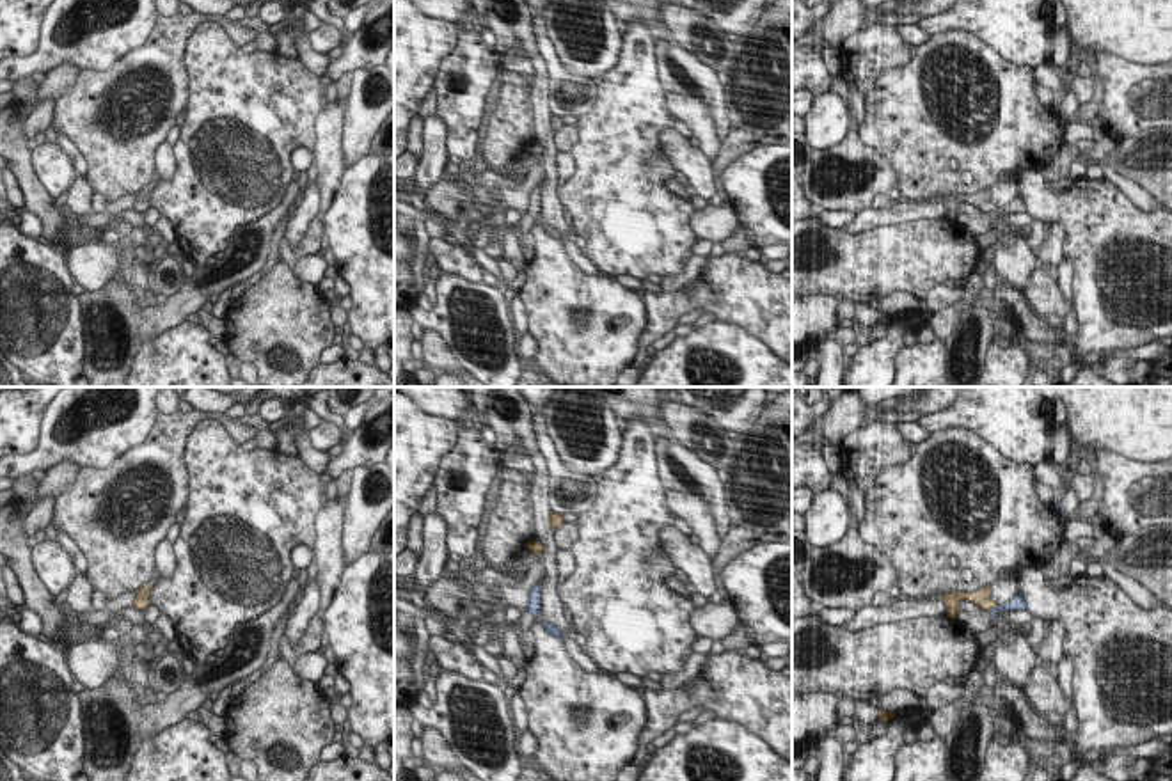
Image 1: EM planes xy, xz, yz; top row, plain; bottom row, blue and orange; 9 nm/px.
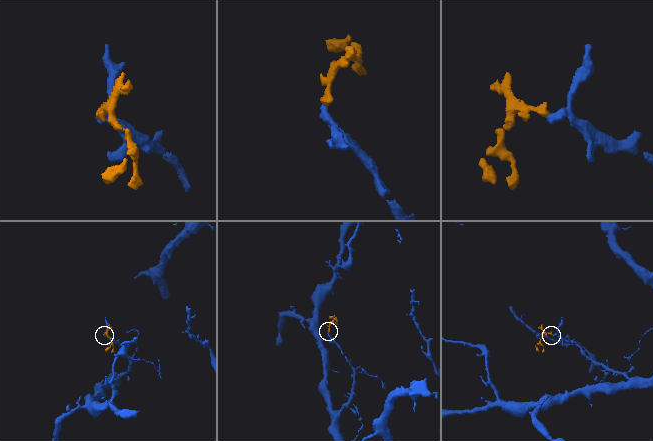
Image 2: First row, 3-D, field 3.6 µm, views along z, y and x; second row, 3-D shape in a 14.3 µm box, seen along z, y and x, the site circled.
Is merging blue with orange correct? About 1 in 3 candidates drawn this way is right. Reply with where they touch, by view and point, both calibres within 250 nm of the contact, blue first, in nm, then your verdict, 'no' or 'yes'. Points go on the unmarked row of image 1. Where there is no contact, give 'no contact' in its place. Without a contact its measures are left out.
contact yz (991, 212); calibres 130 and 160 nm; yes

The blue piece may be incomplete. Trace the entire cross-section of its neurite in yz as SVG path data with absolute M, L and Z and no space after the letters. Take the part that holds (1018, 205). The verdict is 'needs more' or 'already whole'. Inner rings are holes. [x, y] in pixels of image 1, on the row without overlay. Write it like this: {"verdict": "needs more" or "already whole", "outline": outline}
{"verdict": "needs more", "outline": "M991 188L982 190L980 193L975 193L975 195L950 193L948 197L939 197L939 201L946 206L948 220L952 220L952 222L955 222L959 217L959 204L961 202L973 204L982 213L987 213L991 217L991 220L996 220L998 213L1028 213L1028 208L1026 208L1025 199L1021 195L1016 197L1007 208L996 208L991 201Z"}

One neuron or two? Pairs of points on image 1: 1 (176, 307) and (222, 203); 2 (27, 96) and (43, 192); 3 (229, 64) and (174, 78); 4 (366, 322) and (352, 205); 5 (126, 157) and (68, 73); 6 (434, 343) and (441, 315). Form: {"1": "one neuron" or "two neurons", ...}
{"1": "two neurons", "2": "one neuron", "3": "two neurons", "4": "one neuron", "5": "two neurons", "6": "two neurons"}

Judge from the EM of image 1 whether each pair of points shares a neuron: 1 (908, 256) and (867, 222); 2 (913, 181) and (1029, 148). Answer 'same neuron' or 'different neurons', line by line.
1: different neurons
2: same neuron

